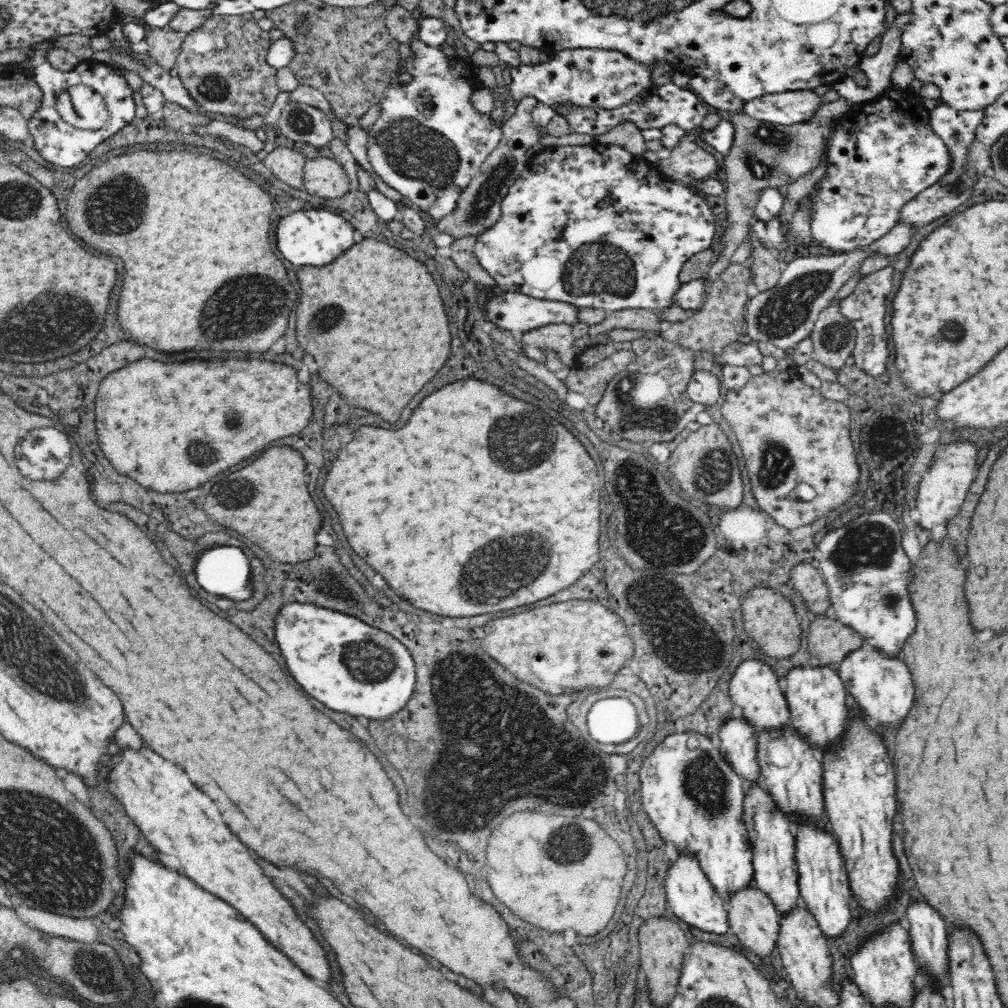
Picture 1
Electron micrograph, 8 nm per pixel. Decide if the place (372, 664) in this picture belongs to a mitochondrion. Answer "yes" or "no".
yes

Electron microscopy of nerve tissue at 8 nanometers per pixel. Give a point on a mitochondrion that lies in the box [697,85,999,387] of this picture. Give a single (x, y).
(784, 313)

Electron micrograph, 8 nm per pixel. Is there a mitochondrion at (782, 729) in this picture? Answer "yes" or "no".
no

